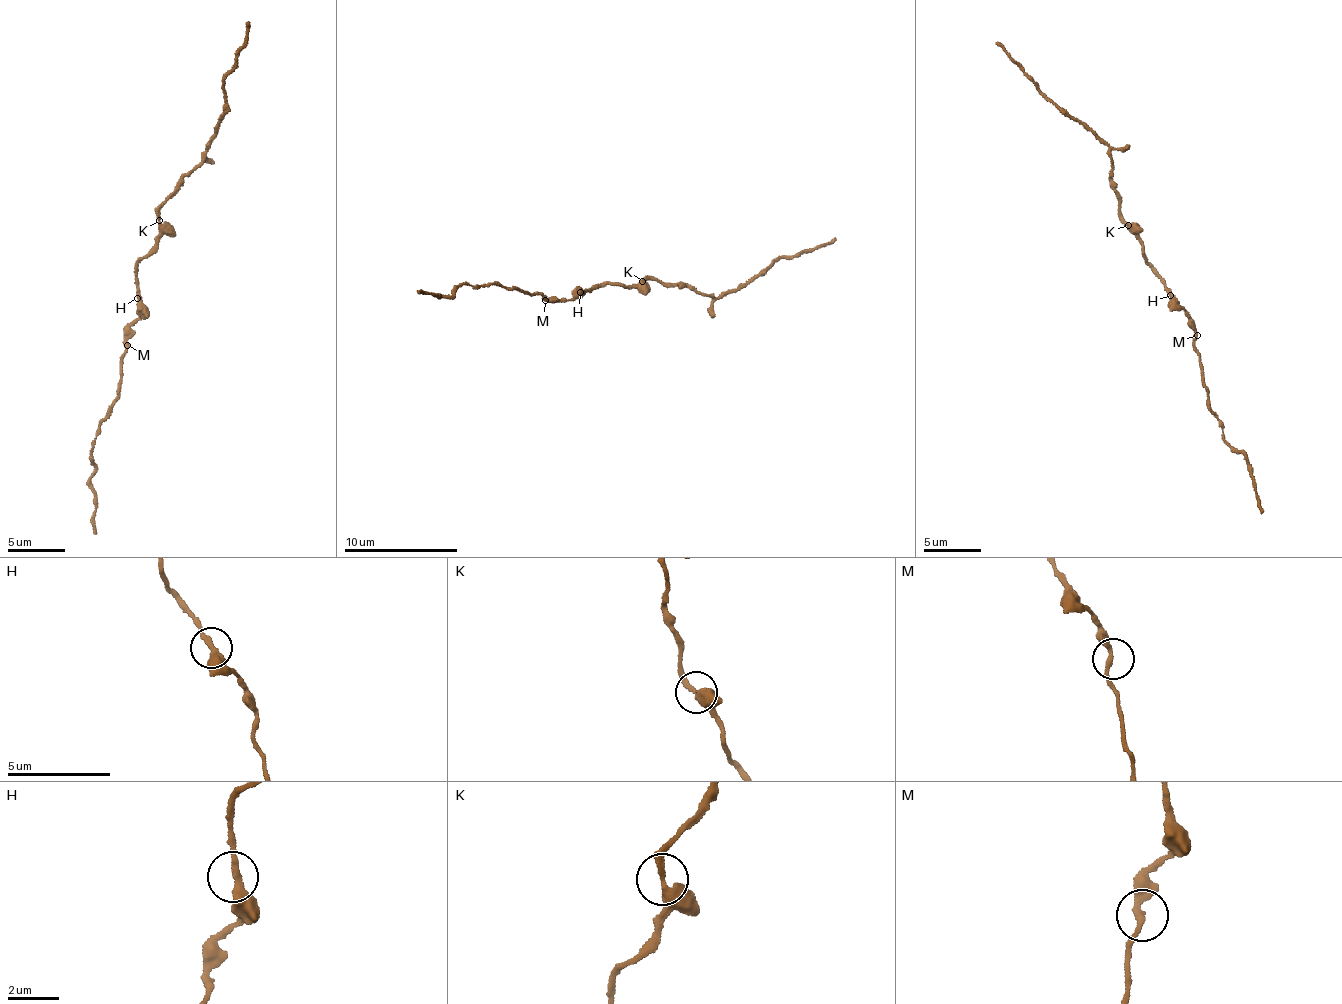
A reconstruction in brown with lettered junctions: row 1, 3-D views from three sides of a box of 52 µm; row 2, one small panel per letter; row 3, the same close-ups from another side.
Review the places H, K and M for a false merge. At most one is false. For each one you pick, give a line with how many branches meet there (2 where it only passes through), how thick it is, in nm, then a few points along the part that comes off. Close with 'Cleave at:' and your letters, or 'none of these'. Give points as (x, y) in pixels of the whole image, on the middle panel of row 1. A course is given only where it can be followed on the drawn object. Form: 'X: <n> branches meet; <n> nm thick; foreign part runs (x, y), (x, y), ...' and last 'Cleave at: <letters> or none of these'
Cleave at: none of these

